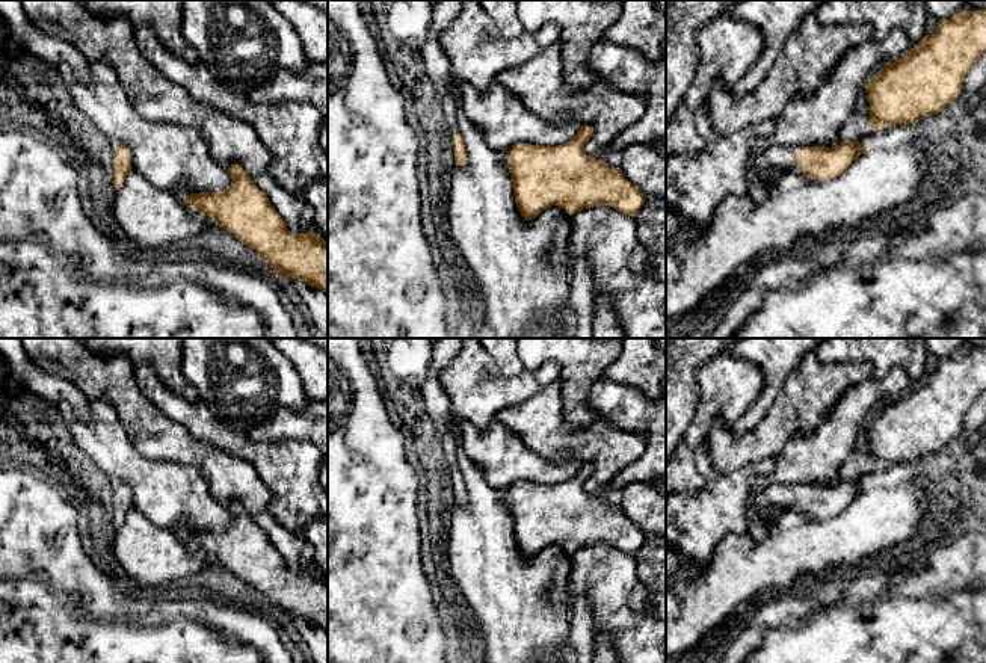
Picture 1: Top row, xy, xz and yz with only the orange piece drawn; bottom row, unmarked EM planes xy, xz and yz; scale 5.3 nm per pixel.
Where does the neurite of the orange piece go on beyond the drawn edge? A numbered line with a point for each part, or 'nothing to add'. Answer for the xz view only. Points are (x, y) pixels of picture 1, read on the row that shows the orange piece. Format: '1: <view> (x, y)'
1: xz (437, 65)

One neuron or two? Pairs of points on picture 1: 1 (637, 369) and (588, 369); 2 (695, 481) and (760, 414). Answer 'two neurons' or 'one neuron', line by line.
1: two neurons
2: two neurons

